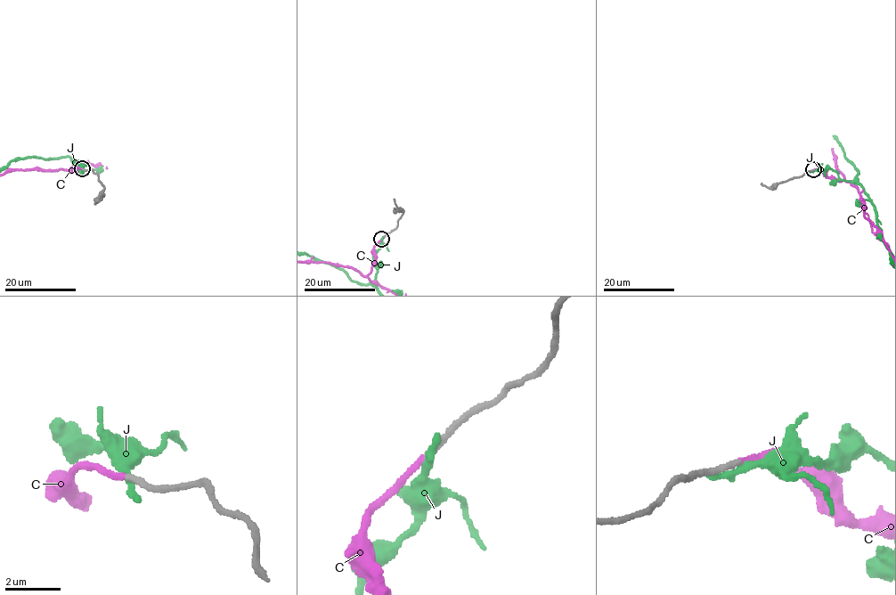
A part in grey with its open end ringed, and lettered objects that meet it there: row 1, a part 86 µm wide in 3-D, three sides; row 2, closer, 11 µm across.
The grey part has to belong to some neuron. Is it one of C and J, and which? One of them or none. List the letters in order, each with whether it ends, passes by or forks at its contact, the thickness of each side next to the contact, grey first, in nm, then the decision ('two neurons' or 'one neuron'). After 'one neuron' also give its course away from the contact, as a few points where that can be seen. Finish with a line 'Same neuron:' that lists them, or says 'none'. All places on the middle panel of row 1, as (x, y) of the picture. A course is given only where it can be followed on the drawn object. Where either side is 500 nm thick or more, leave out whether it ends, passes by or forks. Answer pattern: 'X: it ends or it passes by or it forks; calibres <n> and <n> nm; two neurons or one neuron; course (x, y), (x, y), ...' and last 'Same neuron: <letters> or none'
C: it ends; calibres 200 and 200 nm; one neuron
J: it ends; calibres 220 and 320 nm; two neurons
Same neuron: C

